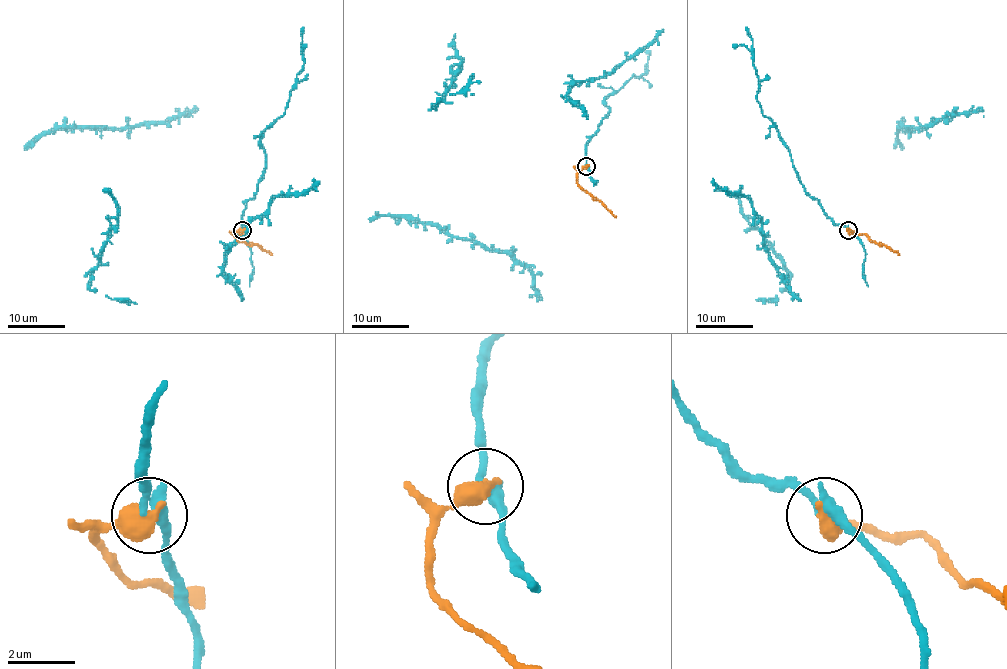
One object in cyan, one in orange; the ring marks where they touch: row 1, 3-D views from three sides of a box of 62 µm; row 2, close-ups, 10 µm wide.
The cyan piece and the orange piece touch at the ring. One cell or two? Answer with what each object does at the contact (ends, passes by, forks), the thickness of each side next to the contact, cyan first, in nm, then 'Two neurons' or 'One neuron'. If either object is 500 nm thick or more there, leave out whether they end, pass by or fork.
Thickness 170 nm (cyan) against 700 nm. Two neurons

